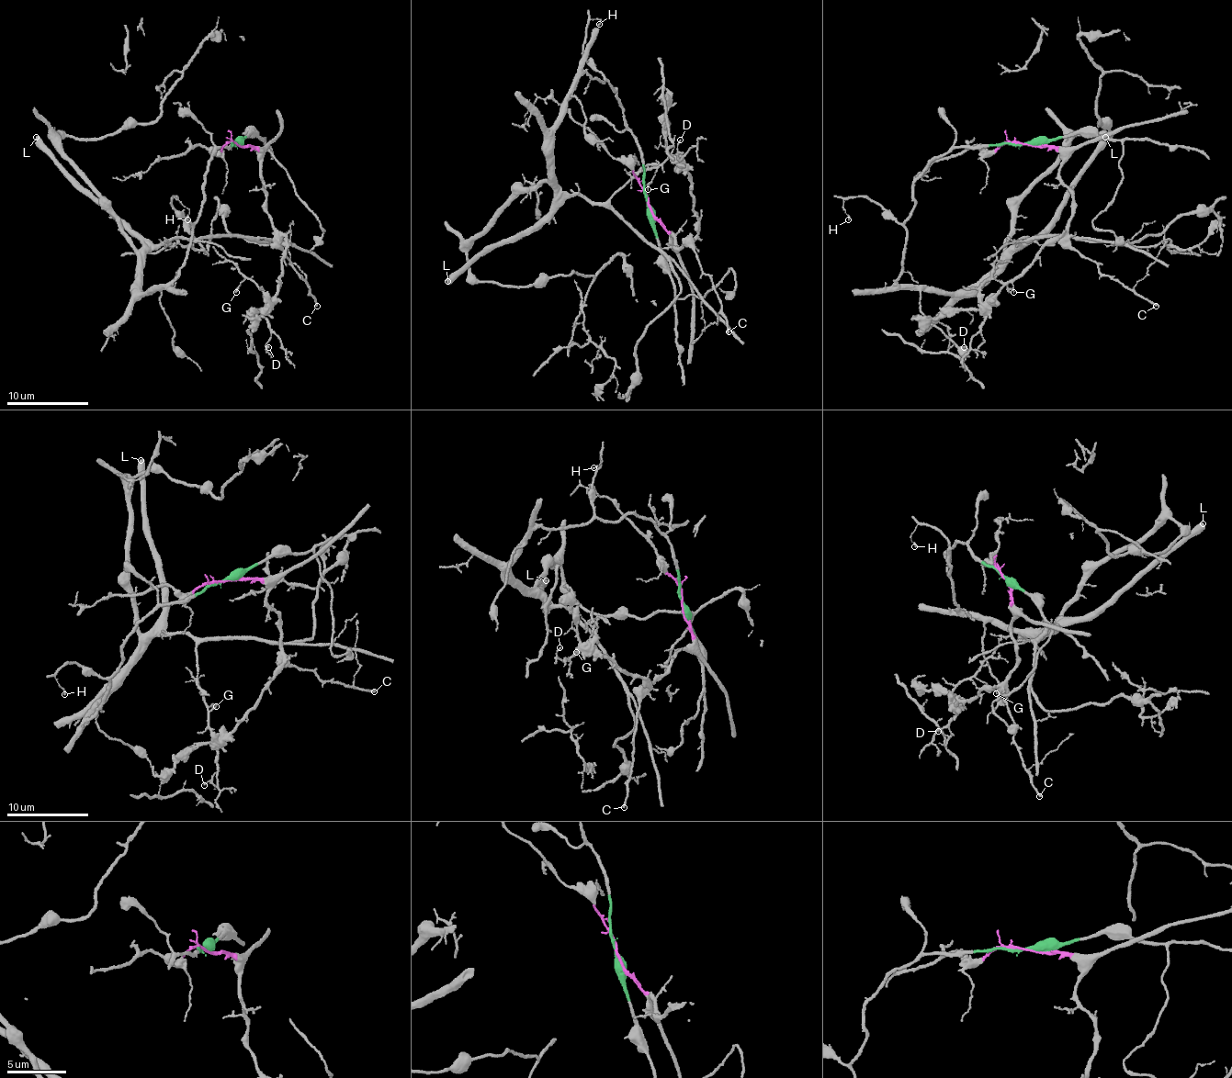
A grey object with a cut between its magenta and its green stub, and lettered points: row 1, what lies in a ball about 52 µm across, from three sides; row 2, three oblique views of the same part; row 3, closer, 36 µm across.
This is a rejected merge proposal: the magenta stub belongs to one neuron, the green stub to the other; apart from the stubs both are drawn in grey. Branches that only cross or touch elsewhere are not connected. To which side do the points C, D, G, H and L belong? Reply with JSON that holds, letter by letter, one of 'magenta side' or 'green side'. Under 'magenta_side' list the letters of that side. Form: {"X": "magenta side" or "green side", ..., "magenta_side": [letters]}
{"C": "magenta side", "D": "magenta side", "G": "magenta side", "H": "green side", "L": "green side", "magenta_side": ["C", "D", "G"]}

